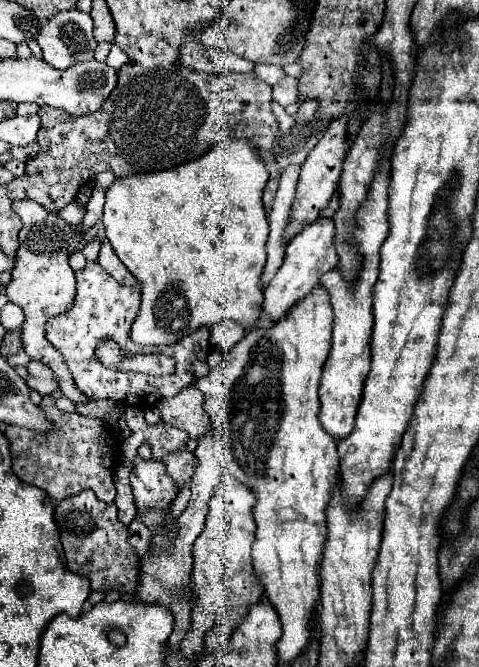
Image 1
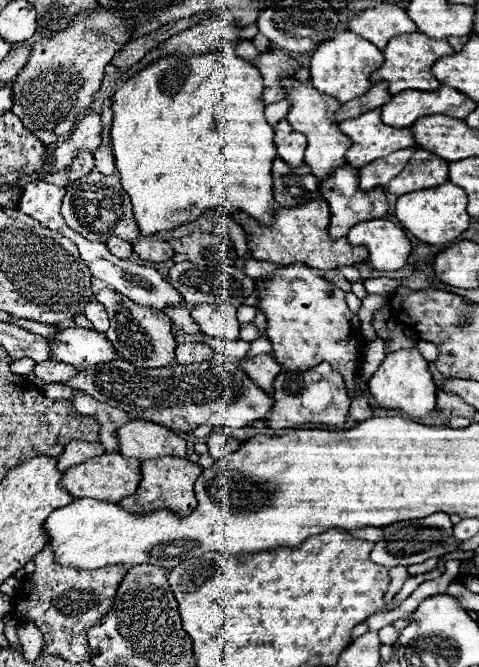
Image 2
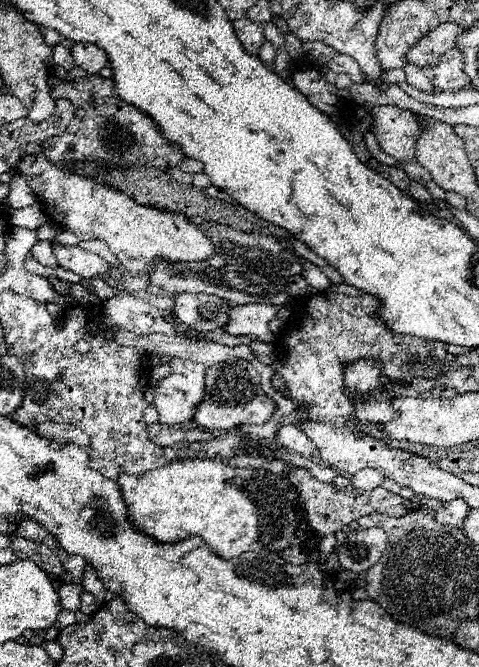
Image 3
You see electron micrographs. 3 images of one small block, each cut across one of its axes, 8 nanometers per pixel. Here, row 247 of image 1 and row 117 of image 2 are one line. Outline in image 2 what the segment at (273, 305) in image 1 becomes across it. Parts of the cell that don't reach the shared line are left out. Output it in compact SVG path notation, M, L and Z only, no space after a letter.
M284 80L282 86L288 92L286 100L292 102L292 108L290 108L290 114L288 114L288 122L292 124L292 128L296 132L306 134L306 138L308 138L308 148L306 148L304 160L312 168L312 174L318 180L326 180L336 168L346 166L344 152L352 146L352 140L348 142L348 136L344 136L340 132L338 122L334 120L334 114L340 108L340 102L334 100L332 96L320 94L312 84L302 84L298 80Z

